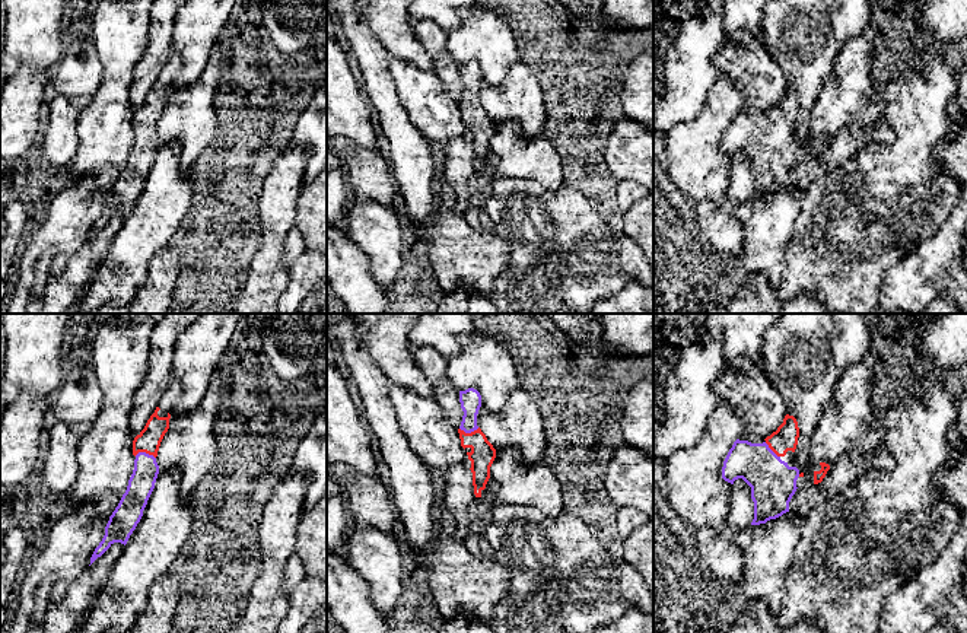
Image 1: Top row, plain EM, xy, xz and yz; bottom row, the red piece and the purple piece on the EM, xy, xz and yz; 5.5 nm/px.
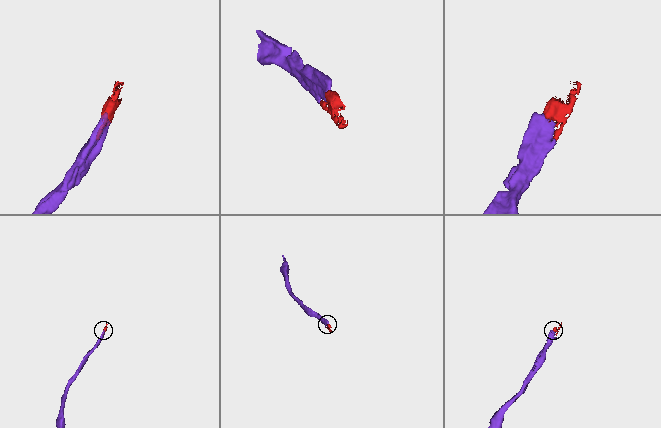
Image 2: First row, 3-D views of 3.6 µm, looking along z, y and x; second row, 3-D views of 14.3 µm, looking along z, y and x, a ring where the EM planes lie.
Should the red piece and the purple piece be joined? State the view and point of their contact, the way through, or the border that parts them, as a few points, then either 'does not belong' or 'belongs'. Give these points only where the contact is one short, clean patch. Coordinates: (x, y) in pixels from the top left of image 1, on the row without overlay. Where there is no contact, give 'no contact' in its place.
contact xy (145, 124); belongs

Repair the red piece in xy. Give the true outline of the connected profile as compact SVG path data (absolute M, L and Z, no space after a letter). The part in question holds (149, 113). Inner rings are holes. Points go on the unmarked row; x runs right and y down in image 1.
M156 80L144 102L133 114L133 128L136 130L133 147L128 153L125 166L109 190L105 209L95 222L90 238L114 216L125 219L143 190L143 184L159 147L159 139L156 136L158 124L169 102L171 88L168 86L166 90L159 90L159 83L160 82Z

